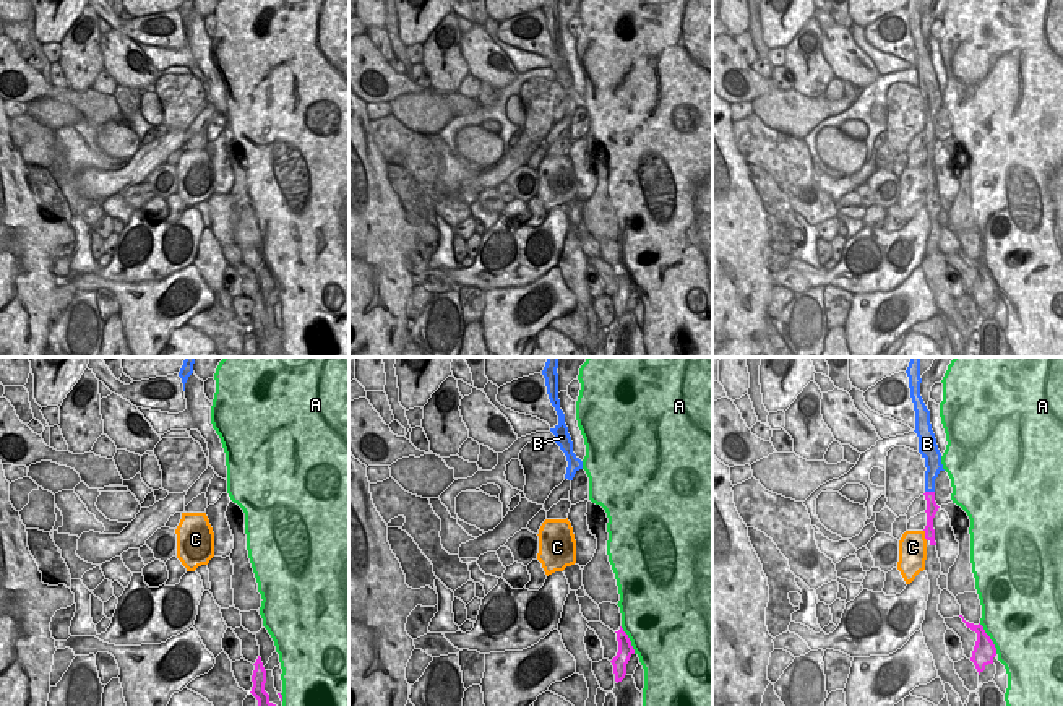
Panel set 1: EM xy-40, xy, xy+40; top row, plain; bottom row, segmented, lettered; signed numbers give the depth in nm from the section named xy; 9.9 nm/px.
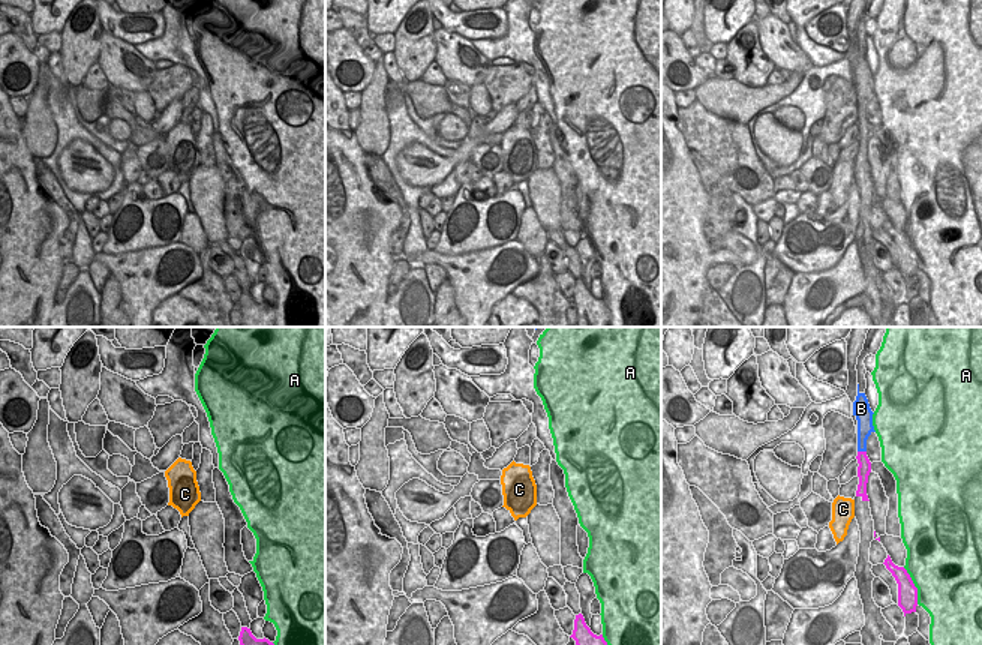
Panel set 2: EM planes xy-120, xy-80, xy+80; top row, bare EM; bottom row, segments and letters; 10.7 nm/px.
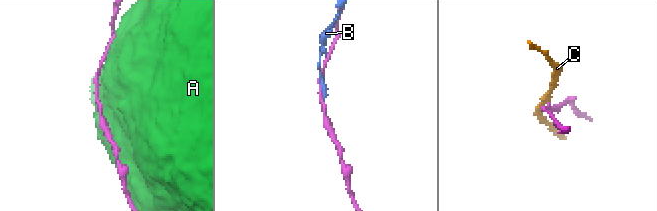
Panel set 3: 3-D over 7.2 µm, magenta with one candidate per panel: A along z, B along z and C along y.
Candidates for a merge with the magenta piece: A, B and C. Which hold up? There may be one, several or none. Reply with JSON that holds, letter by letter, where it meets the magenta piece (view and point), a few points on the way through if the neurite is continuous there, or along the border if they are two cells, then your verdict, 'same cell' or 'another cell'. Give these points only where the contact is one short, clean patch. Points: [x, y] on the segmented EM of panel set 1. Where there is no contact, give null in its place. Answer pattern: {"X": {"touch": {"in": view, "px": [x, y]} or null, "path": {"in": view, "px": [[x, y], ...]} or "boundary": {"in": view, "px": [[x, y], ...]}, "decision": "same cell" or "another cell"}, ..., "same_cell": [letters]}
{"A": {"touch": {"in": "xy+40", "px": [989, 638]}, "decision": "another cell"}, "B": {"touch": {"in": "xy+40", "px": [930, 492]}, "boundary": {"in": "xy+40", "px": [[925, 490], [933, 492]]}, "decision": "another cell"}, "C": {"touch": {"in": "xy+40", "px": [925, 534]}, "boundary": {"in": "xy+40", "px": [[924, 529], [927, 539]]}, "decision": "another cell"}, "same_cell": []}

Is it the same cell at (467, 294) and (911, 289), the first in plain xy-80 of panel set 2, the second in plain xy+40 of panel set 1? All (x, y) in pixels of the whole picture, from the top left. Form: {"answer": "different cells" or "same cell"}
{"answer": "same cell"}

